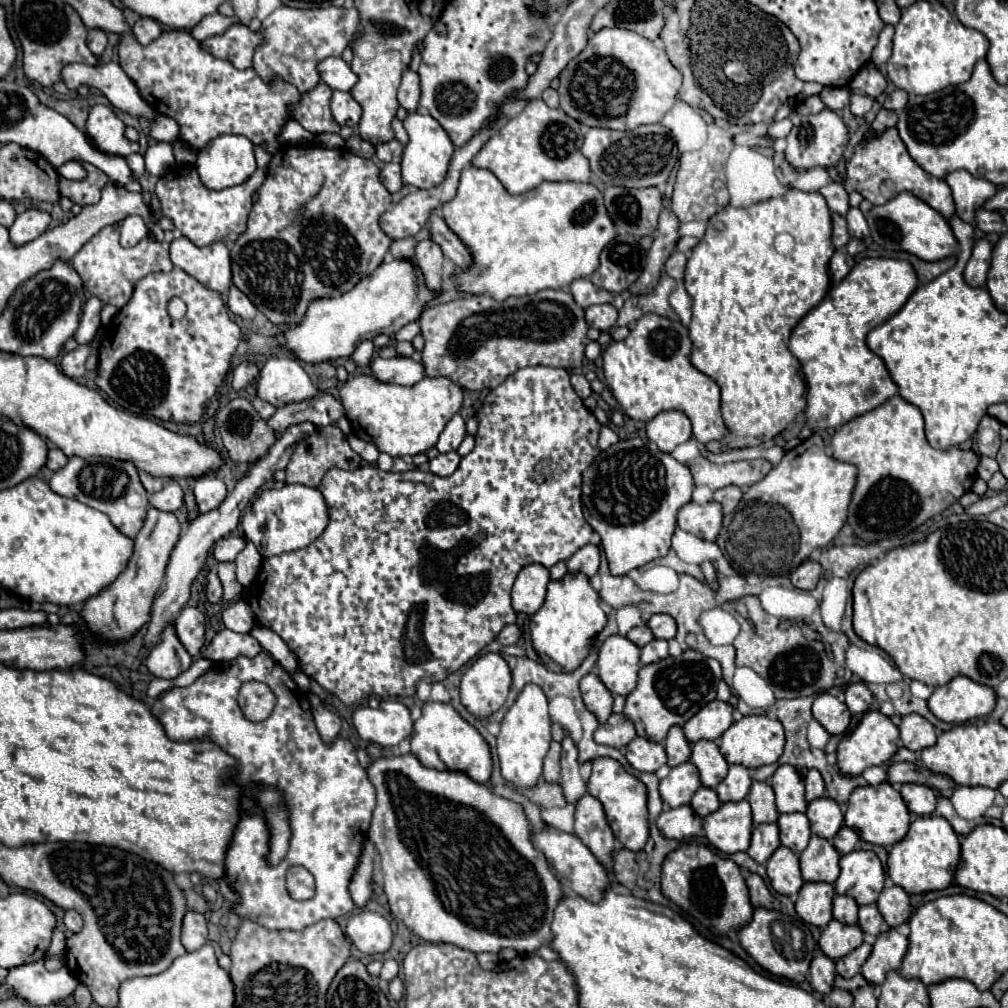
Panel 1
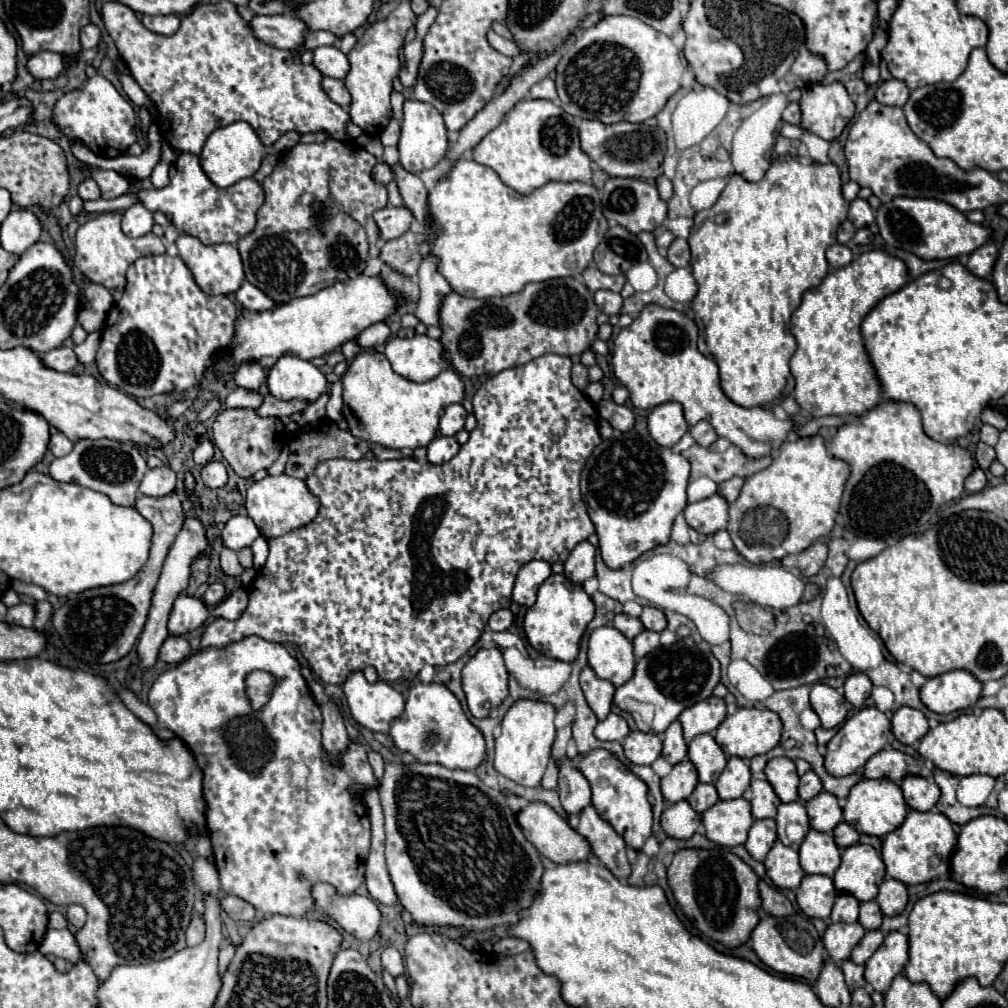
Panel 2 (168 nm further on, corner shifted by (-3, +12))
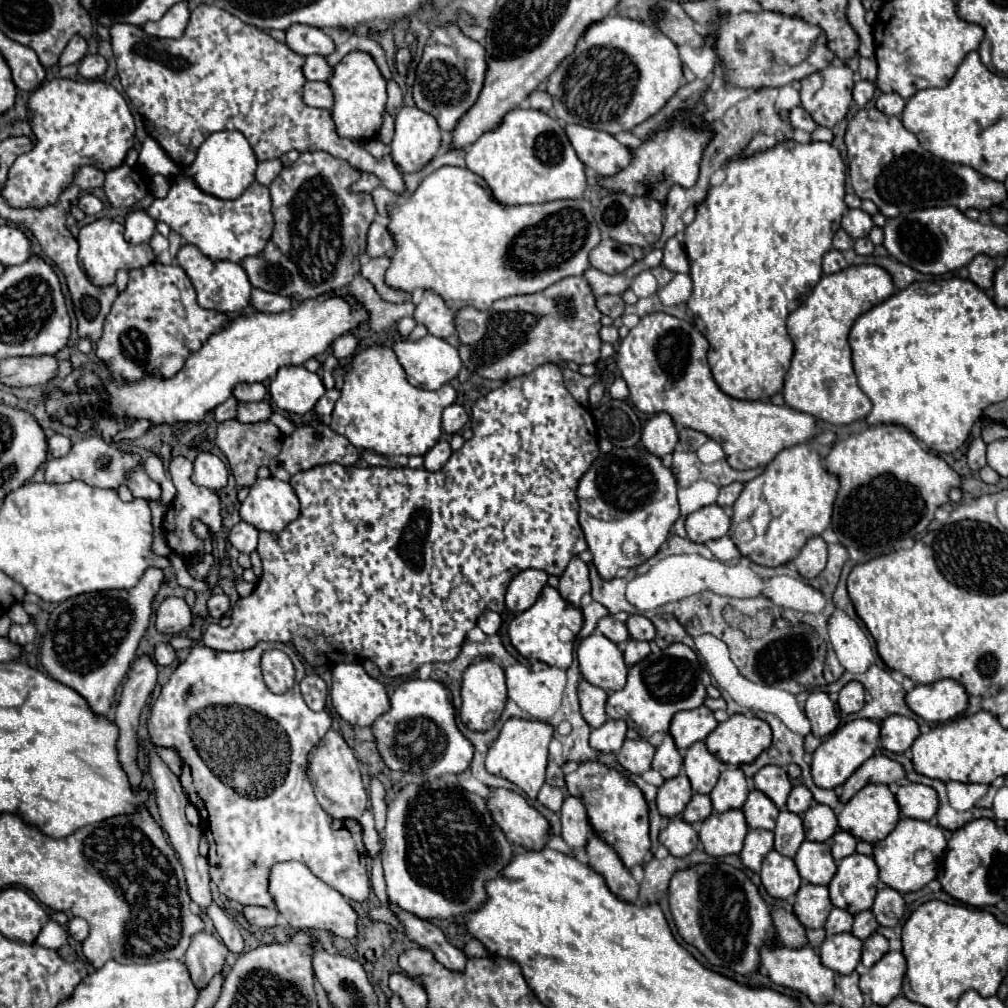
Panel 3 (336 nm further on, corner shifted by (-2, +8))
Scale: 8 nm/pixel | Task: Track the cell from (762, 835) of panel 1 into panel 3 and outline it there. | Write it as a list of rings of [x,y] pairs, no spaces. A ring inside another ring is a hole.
[[[749,829],[745,837],[745,847],[741,851],[741,861],[751,871],[759,873],[765,855],[773,849],[773,831],[765,829]]]

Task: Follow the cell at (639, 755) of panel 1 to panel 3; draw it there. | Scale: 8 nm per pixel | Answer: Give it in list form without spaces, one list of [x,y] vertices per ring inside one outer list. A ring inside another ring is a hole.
[[[625,739],[623,747],[621,747],[619,755],[617,755],[617,761],[629,773],[641,775],[643,771],[651,769],[653,755],[655,755],[655,747],[649,741],[645,741],[645,739],[637,739],[637,741]]]

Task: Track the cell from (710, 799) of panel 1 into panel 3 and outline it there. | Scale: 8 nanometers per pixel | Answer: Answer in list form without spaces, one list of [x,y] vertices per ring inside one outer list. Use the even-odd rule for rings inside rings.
[[[695,793],[691,797],[691,801],[687,803],[685,811],[683,811],[683,819],[685,821],[691,821],[691,823],[699,823],[705,817],[709,817],[711,811],[713,811],[711,797],[709,795],[703,795],[703,793]]]

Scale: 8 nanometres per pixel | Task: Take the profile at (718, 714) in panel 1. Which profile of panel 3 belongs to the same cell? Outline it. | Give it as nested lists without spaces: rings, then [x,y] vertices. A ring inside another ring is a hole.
[[[701,705],[691,711],[679,711],[671,721],[669,733],[675,739],[675,745],[683,751],[693,743],[703,741],[715,727],[717,727],[717,719],[713,711]]]

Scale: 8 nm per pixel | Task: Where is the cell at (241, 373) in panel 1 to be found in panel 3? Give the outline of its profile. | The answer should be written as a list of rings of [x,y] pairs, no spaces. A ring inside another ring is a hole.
[[[239,383],[233,389],[233,395],[239,401],[261,401],[265,397],[265,393],[267,393],[267,389],[263,383]]]

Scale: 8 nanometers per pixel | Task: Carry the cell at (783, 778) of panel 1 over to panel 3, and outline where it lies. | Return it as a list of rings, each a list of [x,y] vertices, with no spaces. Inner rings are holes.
[[[765,765],[755,773],[753,781],[755,781],[755,789],[763,791],[779,809],[785,809],[787,797],[793,787],[785,769],[777,765]]]

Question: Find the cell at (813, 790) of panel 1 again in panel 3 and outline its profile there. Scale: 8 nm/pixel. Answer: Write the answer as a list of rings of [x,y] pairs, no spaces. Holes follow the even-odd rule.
[[[801,783],[801,785],[793,787],[793,791],[791,791],[789,799],[787,799],[787,809],[791,809],[793,813],[803,815],[811,807],[811,803],[813,803],[811,791]]]

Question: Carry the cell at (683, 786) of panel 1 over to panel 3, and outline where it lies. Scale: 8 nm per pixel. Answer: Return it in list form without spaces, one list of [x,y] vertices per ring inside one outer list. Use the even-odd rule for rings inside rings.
[[[681,771],[677,777],[671,777],[667,779],[661,787],[659,787],[659,793],[657,793],[657,807],[659,807],[659,813],[665,815],[665,817],[677,817],[683,813],[685,805],[689,803],[693,795],[693,789],[691,789],[691,783],[687,779],[687,775]]]

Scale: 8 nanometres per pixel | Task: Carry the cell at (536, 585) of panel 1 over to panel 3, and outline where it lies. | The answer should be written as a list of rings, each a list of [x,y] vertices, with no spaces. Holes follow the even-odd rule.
[[[525,569],[523,573],[519,573],[509,589],[507,589],[507,595],[505,595],[505,603],[507,603],[507,609],[515,611],[515,613],[521,613],[521,611],[527,611],[537,595],[541,593],[541,589],[547,585],[547,573],[541,571],[541,569]]]

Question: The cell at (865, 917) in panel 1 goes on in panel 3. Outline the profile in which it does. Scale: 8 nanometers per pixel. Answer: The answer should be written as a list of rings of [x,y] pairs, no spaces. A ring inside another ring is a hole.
[[[863,911],[863,913],[855,915],[855,923],[853,923],[851,933],[863,941],[863,939],[867,939],[867,937],[871,937],[875,933],[877,925],[879,923],[875,921],[875,915],[871,911]]]

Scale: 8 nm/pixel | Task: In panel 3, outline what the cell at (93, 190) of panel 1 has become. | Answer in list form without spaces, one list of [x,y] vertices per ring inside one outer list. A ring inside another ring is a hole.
[[[83,193],[79,197],[77,207],[85,213],[85,215],[97,215],[103,209],[103,201],[99,197],[95,197],[93,193]]]

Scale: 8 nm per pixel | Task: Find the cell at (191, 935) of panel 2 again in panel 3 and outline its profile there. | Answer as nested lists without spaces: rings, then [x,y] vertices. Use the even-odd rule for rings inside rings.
[[[207,933],[193,935],[191,945],[185,953],[185,965],[199,989],[207,985],[207,981],[223,969],[225,955],[227,955],[227,949],[217,937]]]

